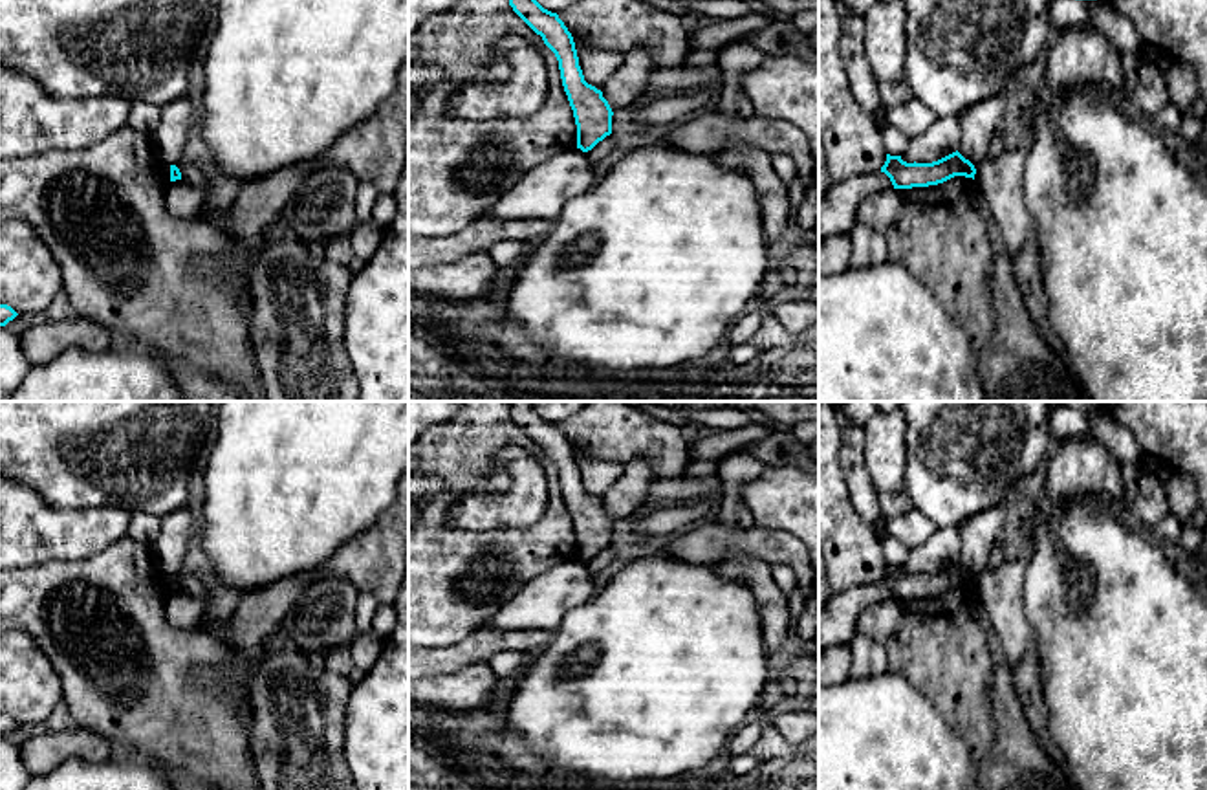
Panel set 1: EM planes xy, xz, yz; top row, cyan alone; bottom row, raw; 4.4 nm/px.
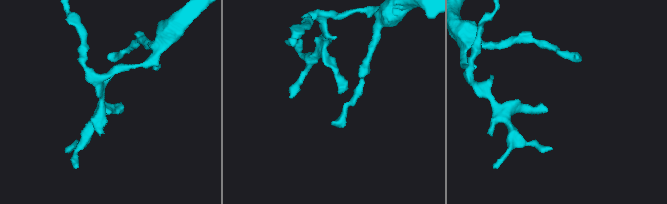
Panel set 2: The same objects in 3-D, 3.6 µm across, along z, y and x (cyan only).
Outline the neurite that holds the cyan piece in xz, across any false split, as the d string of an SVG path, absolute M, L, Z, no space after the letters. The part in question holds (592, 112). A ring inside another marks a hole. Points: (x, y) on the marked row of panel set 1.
M509 0L509 5L555 53L577 125L577 148L592 150L612 134L614 112L603 92L584 81L571 33L557 13L544 9L537 0Z

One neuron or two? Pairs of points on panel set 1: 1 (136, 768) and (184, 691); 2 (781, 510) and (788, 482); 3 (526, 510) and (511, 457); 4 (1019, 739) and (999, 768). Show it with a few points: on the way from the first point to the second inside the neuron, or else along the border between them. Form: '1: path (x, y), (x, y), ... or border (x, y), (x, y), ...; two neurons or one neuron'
1: border (118, 750), (134, 750), (165, 763); two neurons
2: path (784, 503), (788, 490); one neuron
3: path (526, 497), (524, 470); one neuron
4: path (1015, 746), (1015, 752), (1006, 761); one neuron

